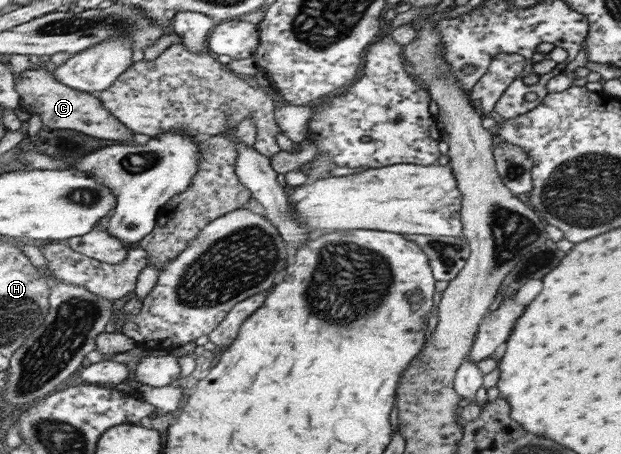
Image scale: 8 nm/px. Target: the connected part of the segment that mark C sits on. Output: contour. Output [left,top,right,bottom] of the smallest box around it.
[16,65,134,142]

